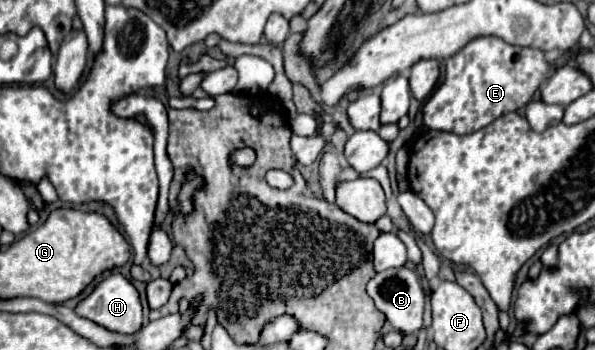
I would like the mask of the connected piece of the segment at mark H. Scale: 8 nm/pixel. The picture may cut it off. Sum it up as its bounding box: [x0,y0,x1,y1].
[75,272,143,334]

